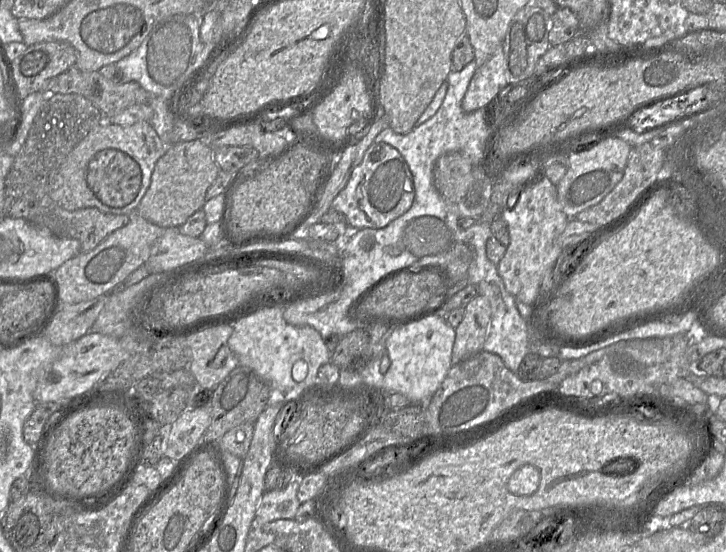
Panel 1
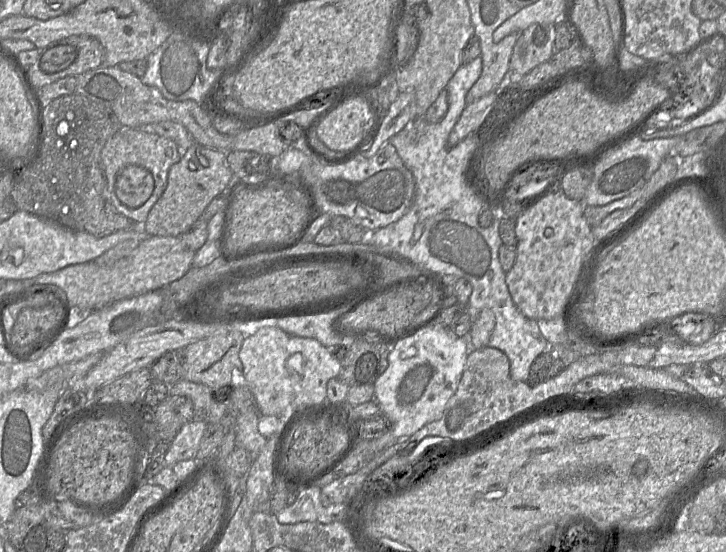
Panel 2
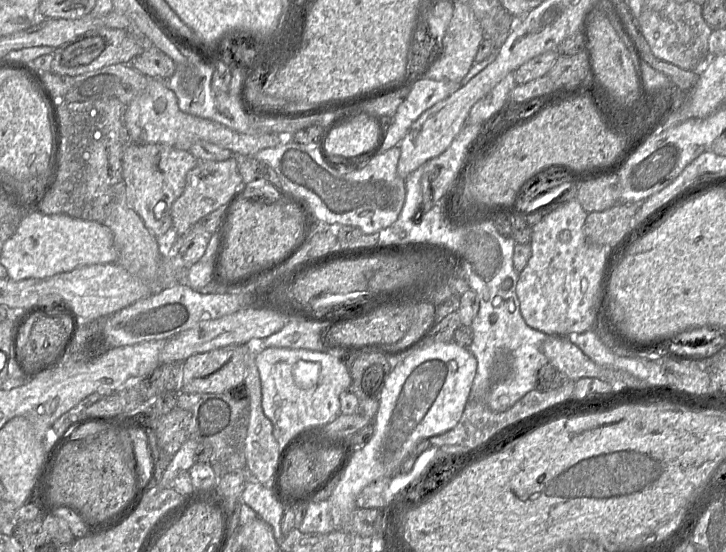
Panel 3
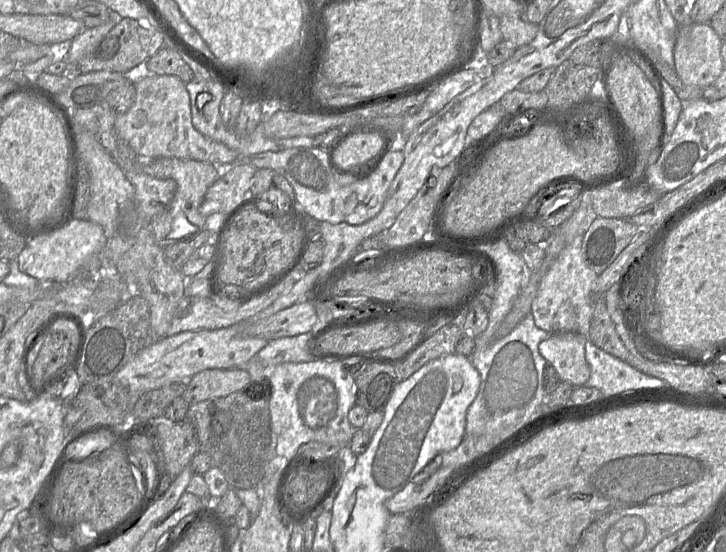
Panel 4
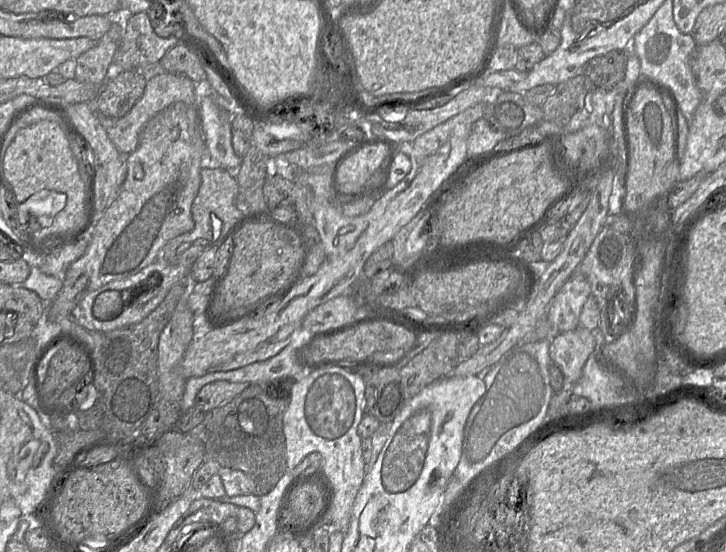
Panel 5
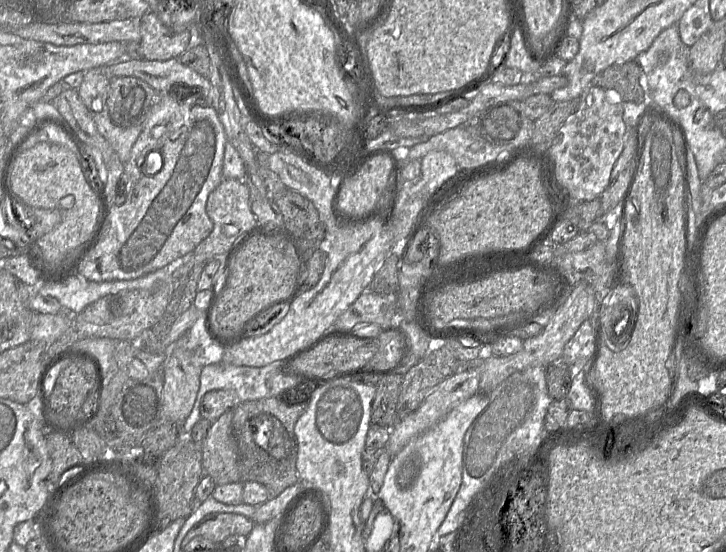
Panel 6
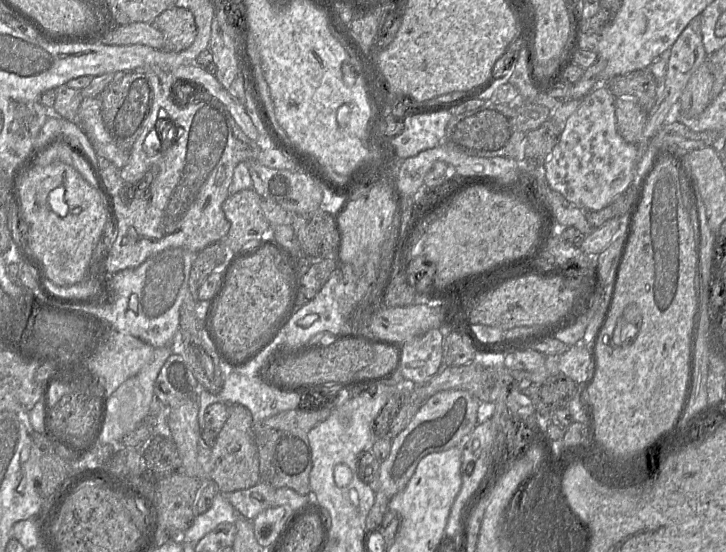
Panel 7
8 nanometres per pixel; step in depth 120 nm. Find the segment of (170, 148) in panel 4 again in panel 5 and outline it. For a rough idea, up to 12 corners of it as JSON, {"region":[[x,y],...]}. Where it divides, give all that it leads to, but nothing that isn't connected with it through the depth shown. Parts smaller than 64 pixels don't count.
{"region":[[148,77],[126,115],[97,118],[120,153],[137,148],[144,125],[176,102],[196,106],[194,82]]}

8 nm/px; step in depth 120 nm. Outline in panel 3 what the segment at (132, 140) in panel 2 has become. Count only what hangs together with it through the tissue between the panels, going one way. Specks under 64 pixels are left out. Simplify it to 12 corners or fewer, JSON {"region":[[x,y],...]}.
{"region":[[131,143],[127,203],[155,236],[198,161],[166,144]]}

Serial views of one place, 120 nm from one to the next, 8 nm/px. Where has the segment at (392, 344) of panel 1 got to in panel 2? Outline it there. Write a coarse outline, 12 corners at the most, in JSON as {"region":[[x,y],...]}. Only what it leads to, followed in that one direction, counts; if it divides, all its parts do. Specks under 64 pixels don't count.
{"region":[[440,320],[397,342],[374,384],[390,429],[369,454],[440,419],[468,337]]}

